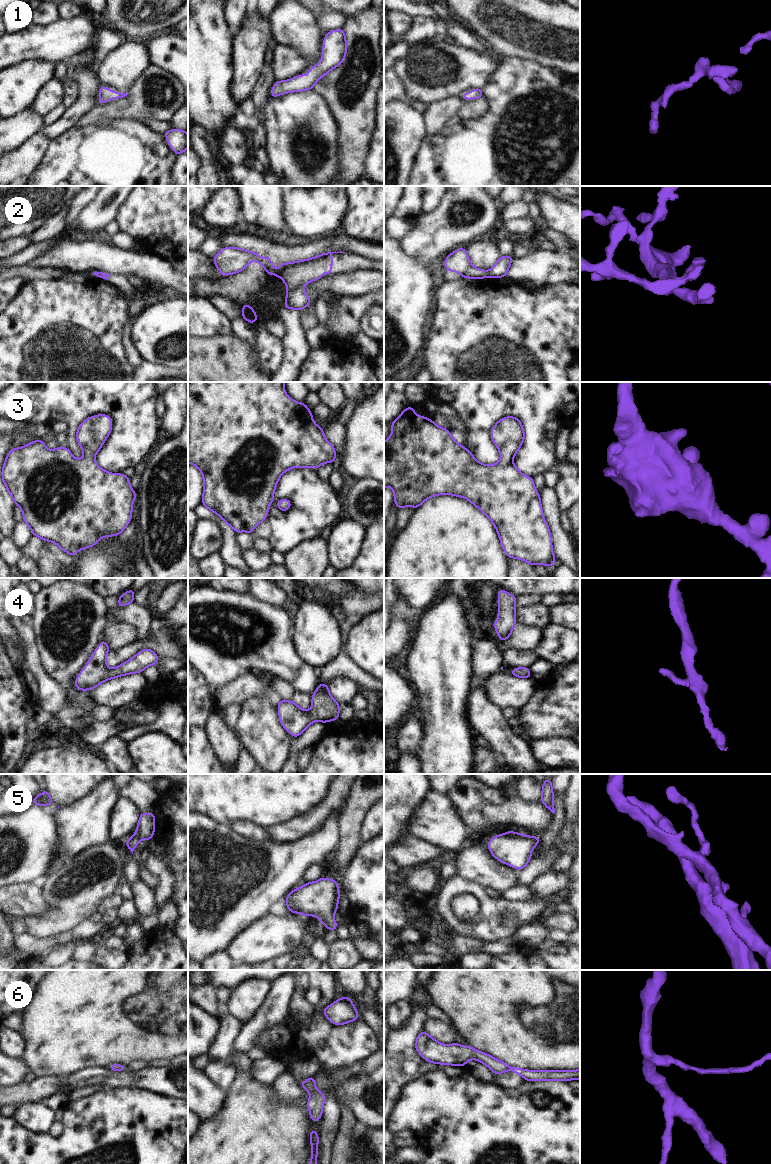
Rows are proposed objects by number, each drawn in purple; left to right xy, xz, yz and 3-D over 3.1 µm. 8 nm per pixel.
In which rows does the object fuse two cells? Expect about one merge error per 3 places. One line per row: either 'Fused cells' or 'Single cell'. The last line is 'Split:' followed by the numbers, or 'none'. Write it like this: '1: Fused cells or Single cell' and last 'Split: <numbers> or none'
1: Single cell
2: Fused cells
3: Single cell
4: Single cell
5: Single cell
6: Single cell
Split: 2

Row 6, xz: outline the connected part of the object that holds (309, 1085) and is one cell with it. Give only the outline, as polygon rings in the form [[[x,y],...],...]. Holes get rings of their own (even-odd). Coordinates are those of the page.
[[[310,1077],[304,1082],[299,1083],[306,1091],[310,1093],[307,1107],[310,1112],[310,1118],[314,1122],[318,1122],[323,1112],[323,1104],[325,1096],[323,1092],[316,1090],[315,1077]]]

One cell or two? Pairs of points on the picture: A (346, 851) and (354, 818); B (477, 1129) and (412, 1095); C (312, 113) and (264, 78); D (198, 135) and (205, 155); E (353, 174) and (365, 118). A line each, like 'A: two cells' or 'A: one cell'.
A: one cell
B: one cell
C: two cells
D: one cell
E: one cell

